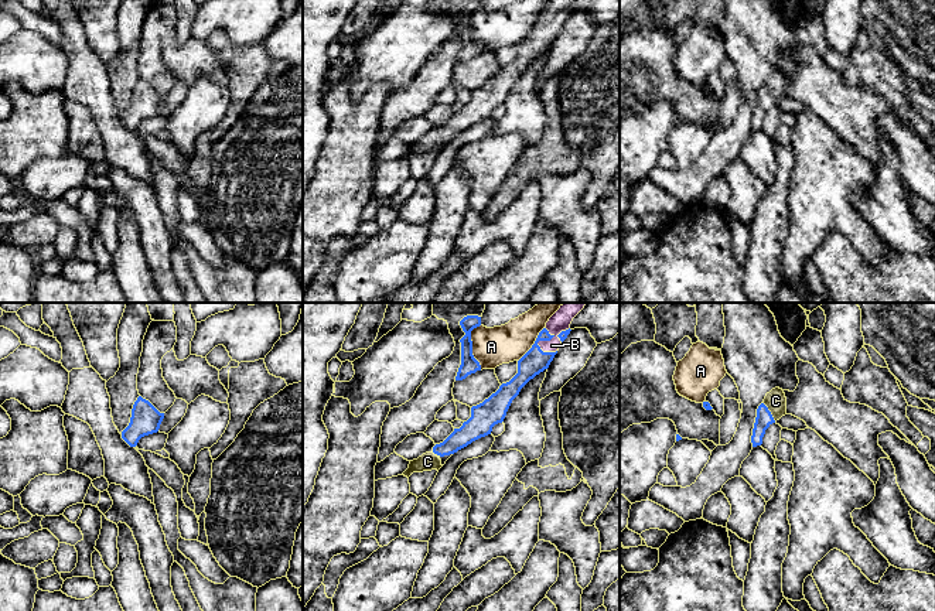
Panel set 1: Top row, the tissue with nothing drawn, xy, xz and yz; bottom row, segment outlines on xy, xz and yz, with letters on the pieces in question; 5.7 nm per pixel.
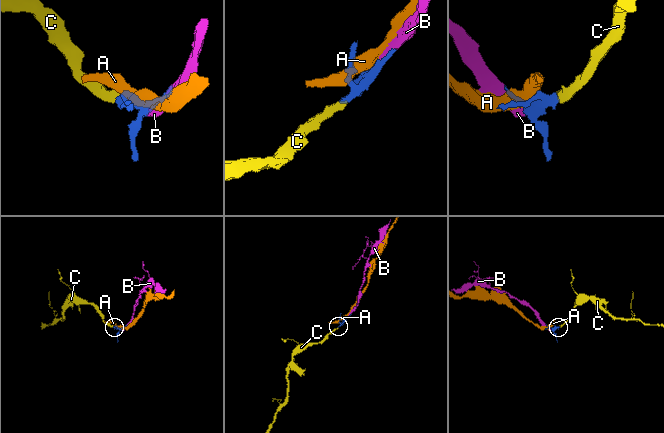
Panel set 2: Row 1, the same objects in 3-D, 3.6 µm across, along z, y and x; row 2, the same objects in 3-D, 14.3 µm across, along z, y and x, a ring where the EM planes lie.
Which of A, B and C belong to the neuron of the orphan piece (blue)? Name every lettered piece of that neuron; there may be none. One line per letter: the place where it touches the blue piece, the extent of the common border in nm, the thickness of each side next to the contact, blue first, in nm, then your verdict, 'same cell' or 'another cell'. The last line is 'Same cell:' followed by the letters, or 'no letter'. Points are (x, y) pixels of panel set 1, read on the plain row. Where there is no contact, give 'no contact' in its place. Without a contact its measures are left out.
A: xz (471, 30) | 260 nm | 100/220 nm | another cell
B: xz (552, 20) | 220 nm | 140/100 nm | same cell
C: yz (770, 95) | 130 nm | 90/120 nm | same cell
Same cell: B, C

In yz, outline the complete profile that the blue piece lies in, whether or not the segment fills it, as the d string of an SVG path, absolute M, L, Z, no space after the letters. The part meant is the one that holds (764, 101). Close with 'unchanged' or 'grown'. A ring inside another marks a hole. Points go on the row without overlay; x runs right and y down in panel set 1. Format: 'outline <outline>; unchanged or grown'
outline M775 71L767 76L764 85L757 92L757 100L753 112L753 130L762 127L765 113L786 98L786 81L782 72Z; grown

